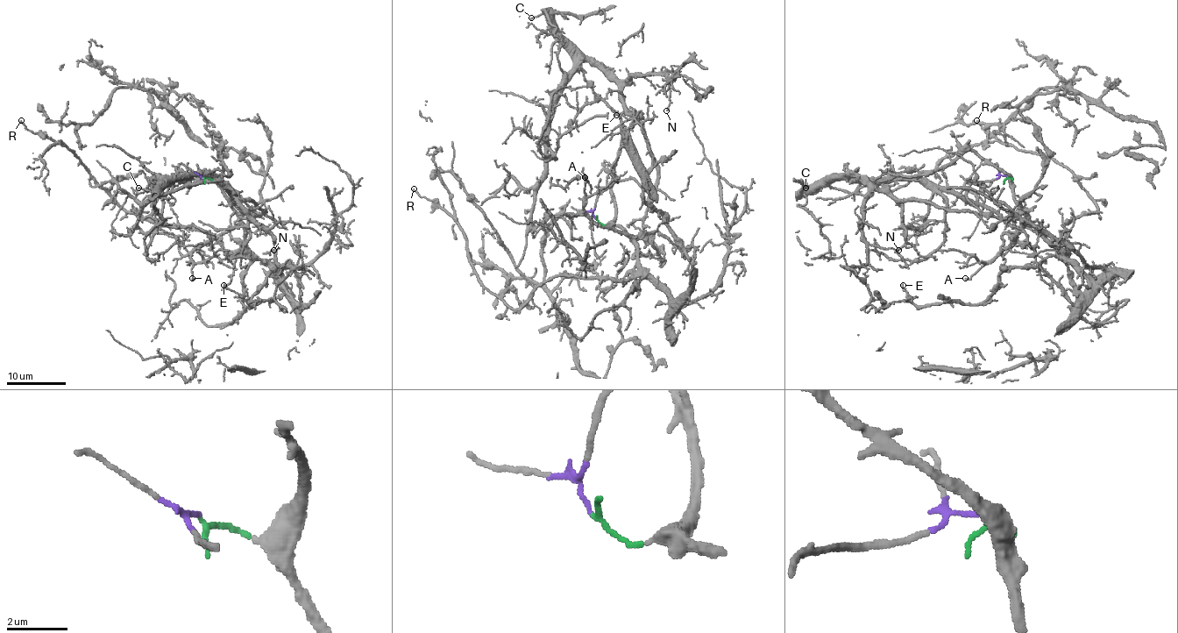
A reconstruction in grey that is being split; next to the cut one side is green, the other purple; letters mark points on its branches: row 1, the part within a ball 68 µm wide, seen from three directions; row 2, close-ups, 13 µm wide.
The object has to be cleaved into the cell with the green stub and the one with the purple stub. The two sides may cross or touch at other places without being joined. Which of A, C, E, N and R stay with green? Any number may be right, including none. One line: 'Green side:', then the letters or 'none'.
Green side: A, E, R

